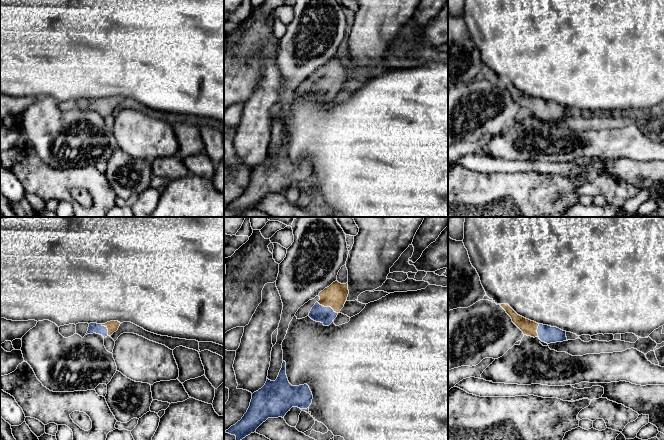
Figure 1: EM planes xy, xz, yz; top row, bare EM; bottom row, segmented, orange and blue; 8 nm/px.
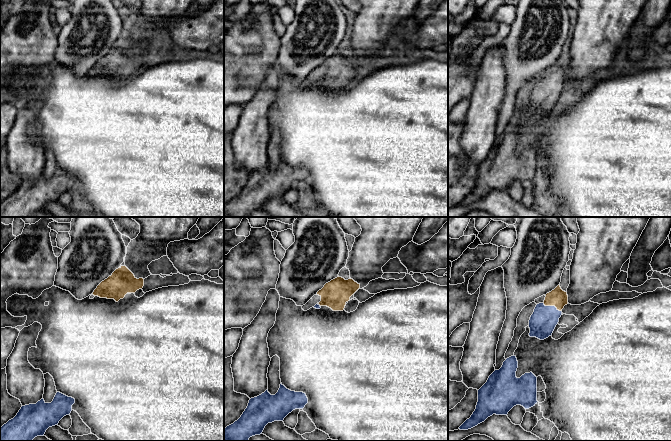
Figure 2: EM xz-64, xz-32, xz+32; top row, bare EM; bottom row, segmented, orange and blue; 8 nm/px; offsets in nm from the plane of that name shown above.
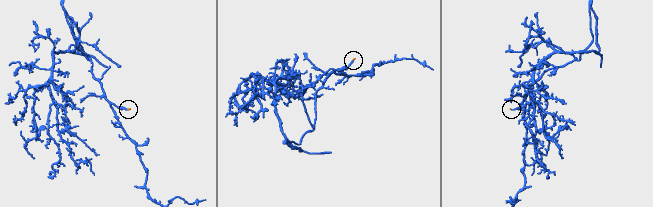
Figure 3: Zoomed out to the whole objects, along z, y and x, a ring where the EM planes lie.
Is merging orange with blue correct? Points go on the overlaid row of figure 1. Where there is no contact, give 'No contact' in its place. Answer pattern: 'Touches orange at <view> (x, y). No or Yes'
Touches orange at xz (327, 306). Yes

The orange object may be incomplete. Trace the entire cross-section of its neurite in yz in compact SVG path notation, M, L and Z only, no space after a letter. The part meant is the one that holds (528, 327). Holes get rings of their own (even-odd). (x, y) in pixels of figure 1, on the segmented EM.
M501 304L501 307L511 317L512 322L523 332L524 335L538 337L547 344L568 341L566 331L557 327L538 324L518 315L508 304Z

